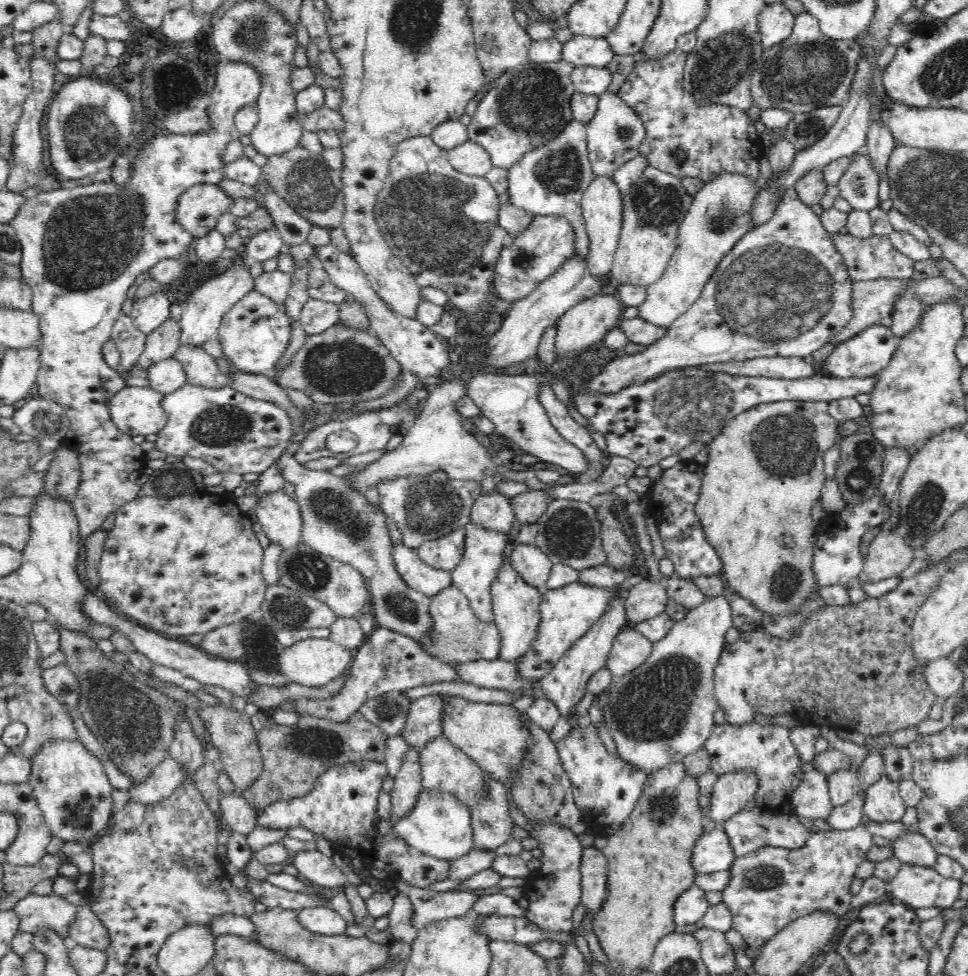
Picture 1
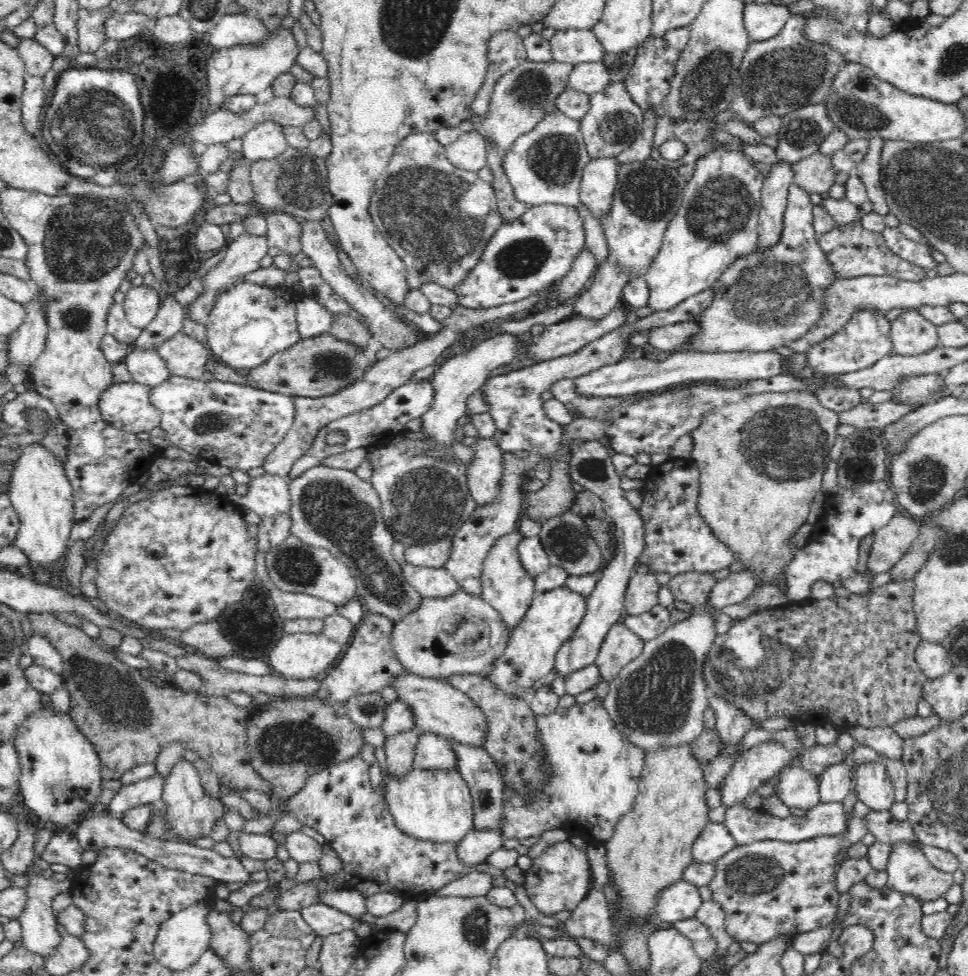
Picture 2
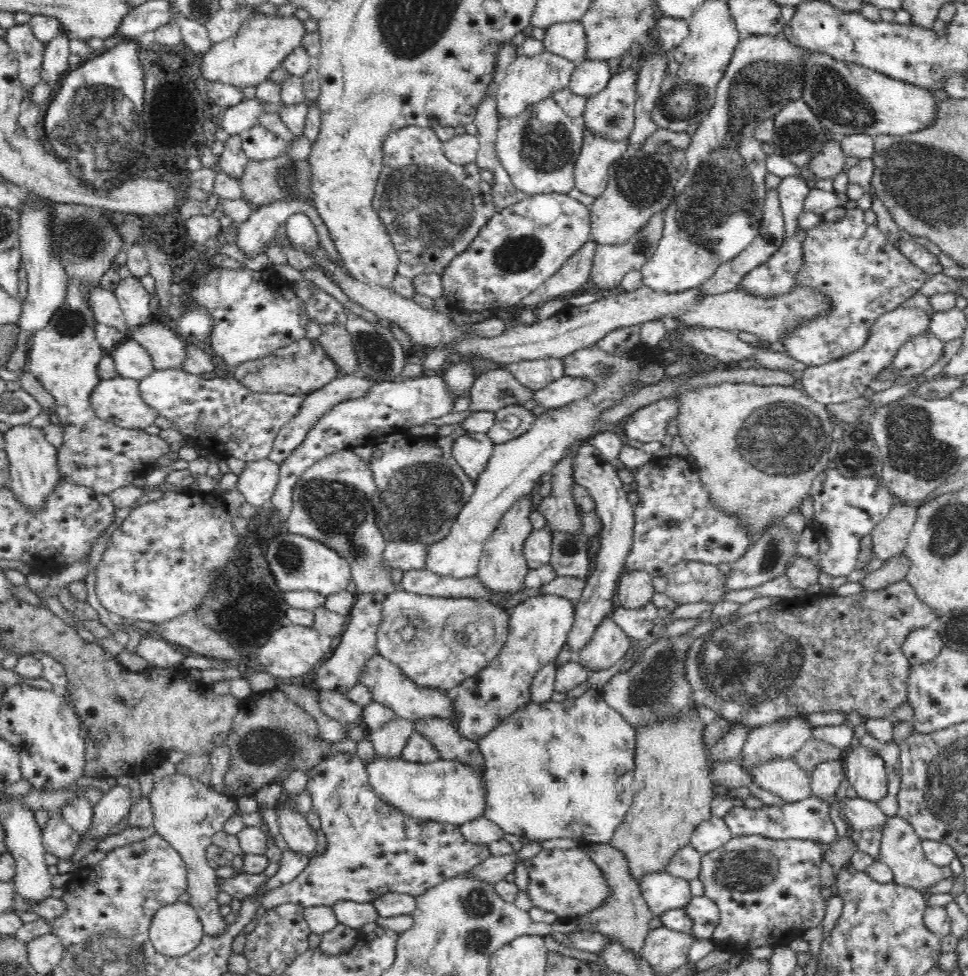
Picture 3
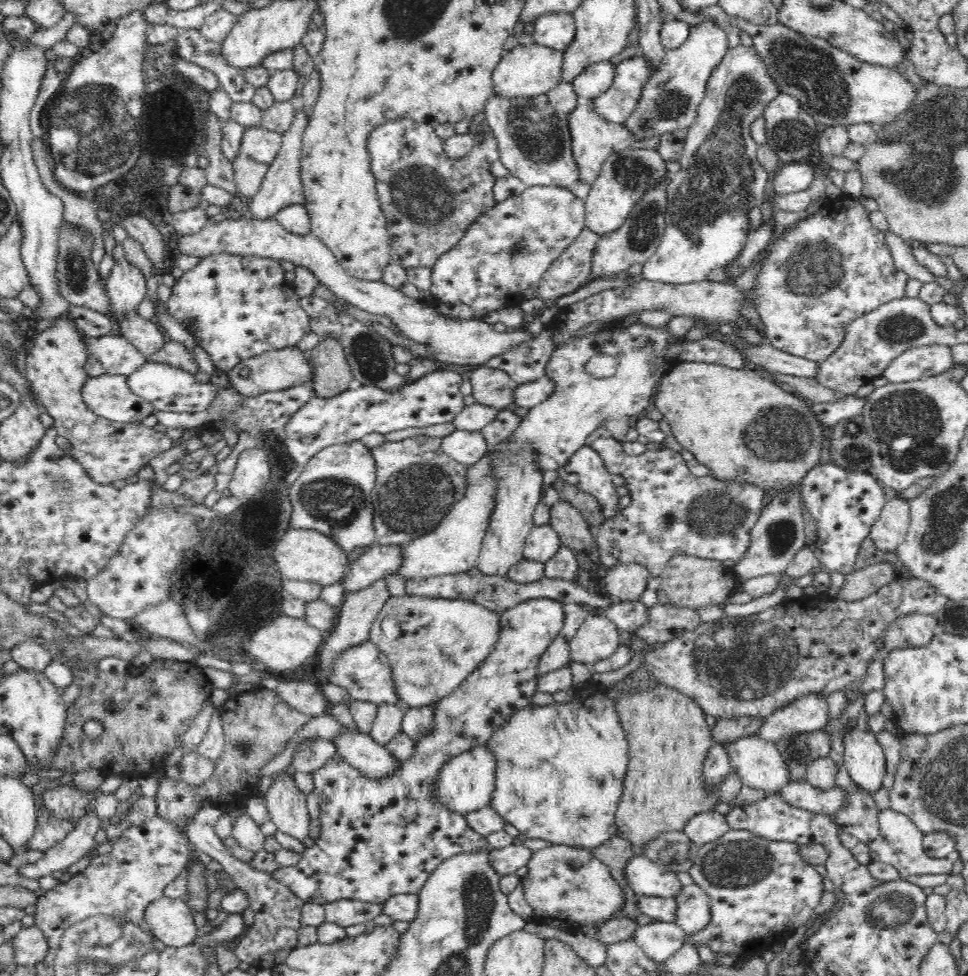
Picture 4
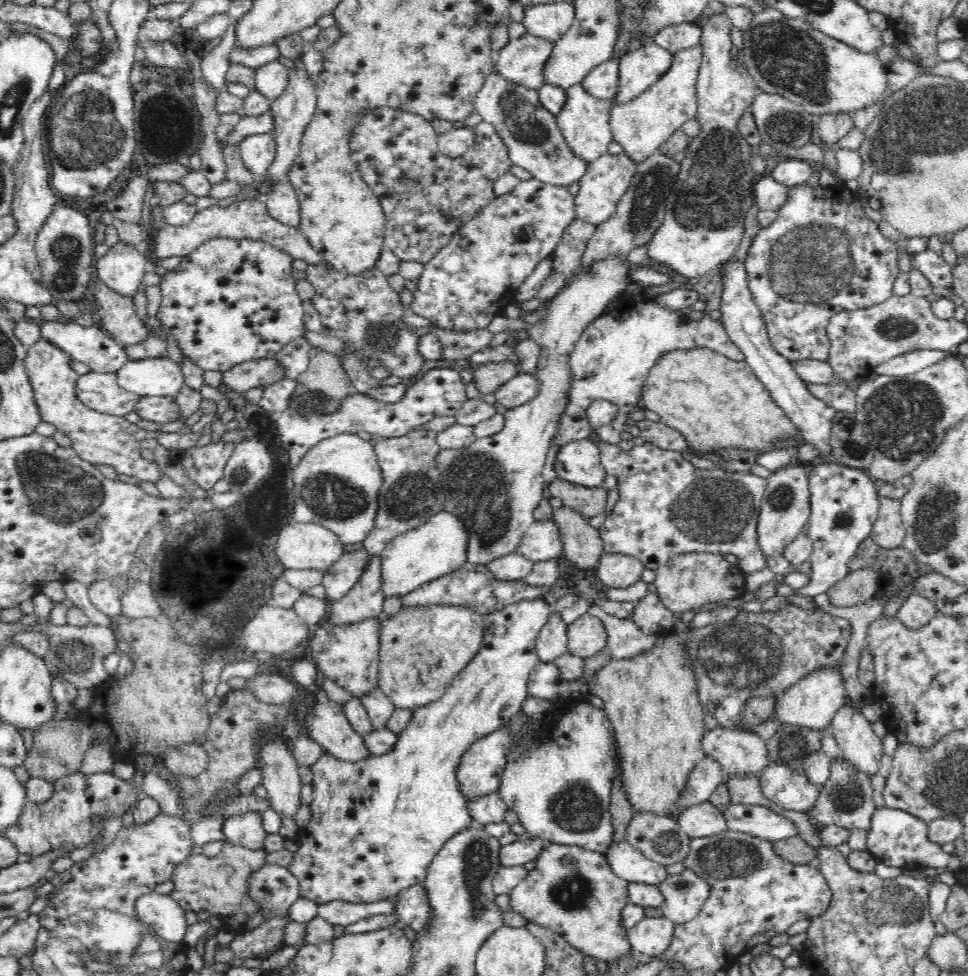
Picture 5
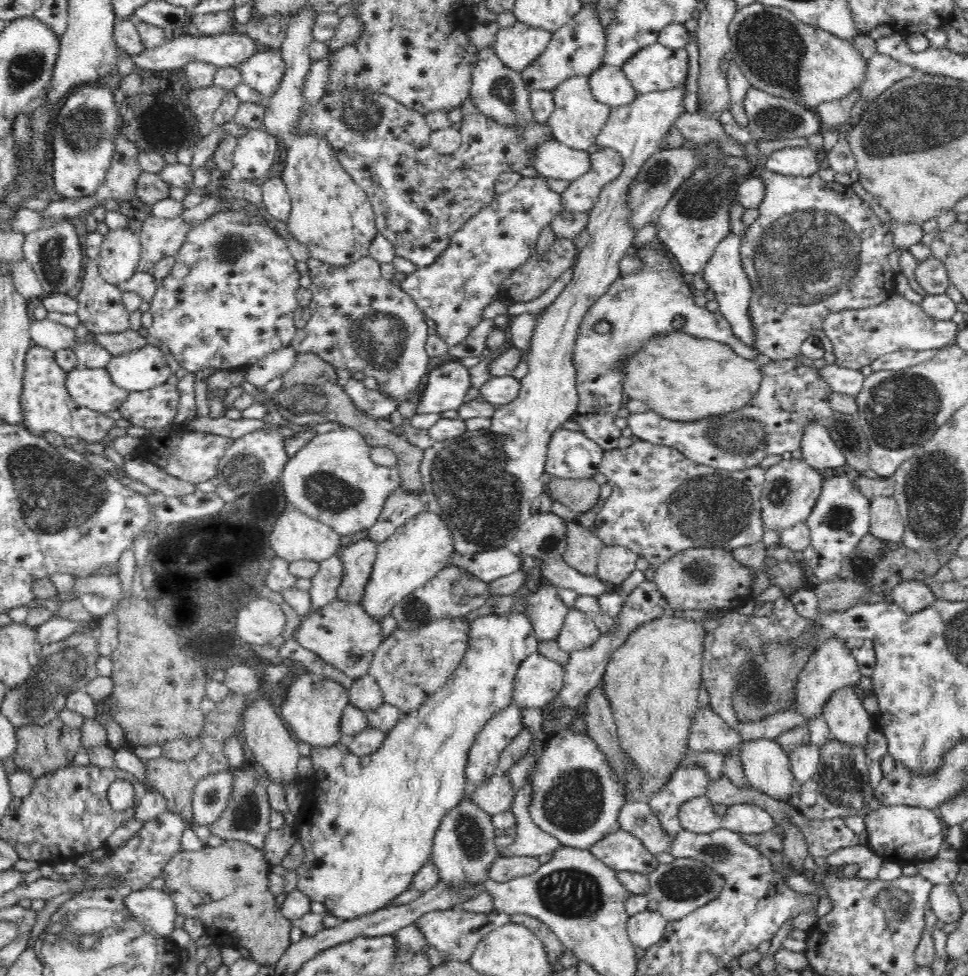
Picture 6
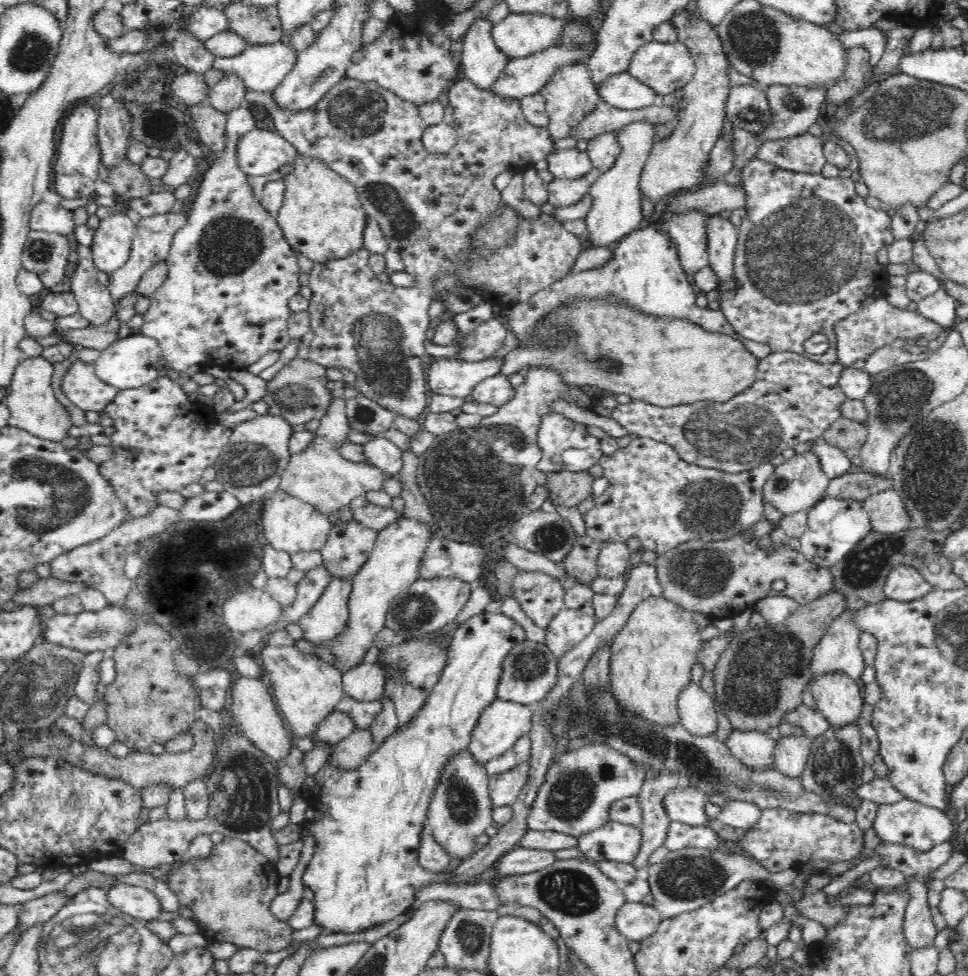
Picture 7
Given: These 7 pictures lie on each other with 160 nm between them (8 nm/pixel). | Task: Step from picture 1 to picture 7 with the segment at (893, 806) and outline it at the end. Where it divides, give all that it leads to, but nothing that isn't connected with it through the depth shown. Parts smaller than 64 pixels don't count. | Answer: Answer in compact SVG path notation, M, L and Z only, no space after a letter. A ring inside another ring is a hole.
M842 672L822 674L822 676L812 679L807 688L813 694L816 710L825 717L831 727L848 726L848 724L856 723L860 718L860 712L862 712L865 702L862 695L863 685L847 674Z

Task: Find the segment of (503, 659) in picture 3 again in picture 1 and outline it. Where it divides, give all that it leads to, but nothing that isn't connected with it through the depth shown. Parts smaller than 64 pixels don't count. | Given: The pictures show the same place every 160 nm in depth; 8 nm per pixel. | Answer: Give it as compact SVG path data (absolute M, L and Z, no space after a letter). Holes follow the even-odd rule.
M632 575L622 584L609 586L608 588L598 588L582 583L573 582L562 588L547 589L543 592L543 600L540 604L540 622L538 622L538 638L536 642L526 650L522 658L516 660L518 676L532 681L538 681L545 677L552 670L558 660L570 650L570 646L582 638L611 606L613 599L621 595L627 596L630 588L636 586L638 582L645 579L642 575Z

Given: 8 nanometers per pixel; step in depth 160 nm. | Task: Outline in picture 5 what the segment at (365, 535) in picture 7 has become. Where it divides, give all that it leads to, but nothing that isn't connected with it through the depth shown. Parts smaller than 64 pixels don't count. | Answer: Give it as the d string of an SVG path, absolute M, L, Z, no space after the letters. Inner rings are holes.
M371 555L366 570L344 598L331 603L327 621L330 624L352 624L366 618L379 618L385 612L385 596L382 593L382 559Z

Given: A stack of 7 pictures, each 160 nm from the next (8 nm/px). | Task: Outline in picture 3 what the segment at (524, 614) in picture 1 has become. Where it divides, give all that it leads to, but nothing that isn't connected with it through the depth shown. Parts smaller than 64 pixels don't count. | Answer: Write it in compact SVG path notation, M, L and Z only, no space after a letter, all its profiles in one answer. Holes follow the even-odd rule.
M526 494L514 506L504 514L500 521L500 526L494 530L490 538L486 540L483 546L481 557L479 558L479 569L477 577L480 579L482 586L489 590L496 599L500 601L503 596L512 596L520 592L524 586L526 572L530 569L527 565L523 553L523 544L529 534L533 531L532 523L529 516L532 511L532 497Z

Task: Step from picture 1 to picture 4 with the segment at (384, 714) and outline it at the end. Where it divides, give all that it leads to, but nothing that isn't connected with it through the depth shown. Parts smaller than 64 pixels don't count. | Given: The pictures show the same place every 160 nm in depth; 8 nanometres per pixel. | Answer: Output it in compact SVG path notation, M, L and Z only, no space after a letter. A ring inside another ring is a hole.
M280 681L276 688L278 697L290 707L309 717L328 715L331 703L318 684L305 681Z

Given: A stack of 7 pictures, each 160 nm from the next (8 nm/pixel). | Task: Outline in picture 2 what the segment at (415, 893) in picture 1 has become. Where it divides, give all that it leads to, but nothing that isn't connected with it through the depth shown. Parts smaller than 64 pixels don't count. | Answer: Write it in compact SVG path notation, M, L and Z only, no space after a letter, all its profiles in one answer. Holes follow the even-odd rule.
M484 872L470 873L435 890L430 895L461 896L462 898L466 898L466 896L486 896L494 888L494 880L496 880L495 877Z

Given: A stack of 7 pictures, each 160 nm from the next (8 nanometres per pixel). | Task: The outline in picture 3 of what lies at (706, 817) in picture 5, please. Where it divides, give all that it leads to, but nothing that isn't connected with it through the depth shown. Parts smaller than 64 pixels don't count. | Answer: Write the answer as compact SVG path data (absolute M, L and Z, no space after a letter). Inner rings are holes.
M711 816L694 830L690 846L701 855L725 846L733 838L722 817Z

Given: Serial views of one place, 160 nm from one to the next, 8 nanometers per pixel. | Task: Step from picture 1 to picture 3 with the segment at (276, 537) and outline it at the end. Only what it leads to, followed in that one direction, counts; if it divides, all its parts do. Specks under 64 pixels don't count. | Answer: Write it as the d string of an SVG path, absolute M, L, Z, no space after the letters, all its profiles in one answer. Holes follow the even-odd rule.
M270 458L247 463L238 476L236 489L243 494L248 504L258 510L268 507L279 482L280 470L281 466L271 462Z

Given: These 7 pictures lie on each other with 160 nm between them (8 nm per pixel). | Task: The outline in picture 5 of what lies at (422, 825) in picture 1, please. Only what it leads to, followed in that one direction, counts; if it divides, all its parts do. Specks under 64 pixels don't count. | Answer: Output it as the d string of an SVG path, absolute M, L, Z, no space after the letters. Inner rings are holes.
M322 689L315 696L317 703L305 718L308 735L338 760L360 762L370 758L364 737L350 725L343 705L330 703ZM505 725L498 730L494 730L492 734L487 734L484 738L478 739L462 755L456 771L456 778L459 789L466 800L470 802L474 799L480 799L499 790L499 784L507 763L507 750L510 748L510 743L511 732L509 727Z

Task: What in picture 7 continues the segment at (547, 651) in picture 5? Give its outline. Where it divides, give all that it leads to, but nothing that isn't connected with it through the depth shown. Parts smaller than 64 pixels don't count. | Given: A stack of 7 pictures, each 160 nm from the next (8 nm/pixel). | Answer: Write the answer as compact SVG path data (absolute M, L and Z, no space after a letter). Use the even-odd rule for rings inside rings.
M519 571L513 578L511 592L526 616L543 629L565 608L561 581L543 572Z

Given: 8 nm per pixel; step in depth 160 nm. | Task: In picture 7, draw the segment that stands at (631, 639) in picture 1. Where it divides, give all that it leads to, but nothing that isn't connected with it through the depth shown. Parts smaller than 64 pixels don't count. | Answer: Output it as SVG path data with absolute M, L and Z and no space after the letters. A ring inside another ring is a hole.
M564 608L554 616L545 629L544 643L554 656L562 657L574 646L580 644L592 632L596 623L596 618L590 614Z

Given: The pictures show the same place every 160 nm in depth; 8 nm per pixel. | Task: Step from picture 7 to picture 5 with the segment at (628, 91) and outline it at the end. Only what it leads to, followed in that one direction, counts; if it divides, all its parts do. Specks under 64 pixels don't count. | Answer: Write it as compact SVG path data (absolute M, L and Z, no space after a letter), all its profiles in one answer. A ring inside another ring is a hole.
M612 58L595 66L581 82L584 90L594 98L611 102L617 93L619 60L620 58Z

